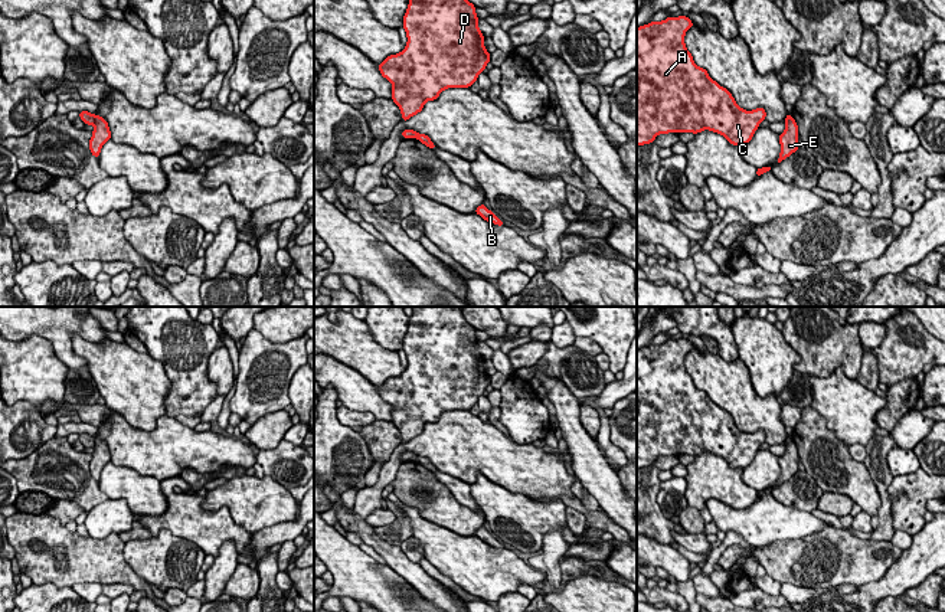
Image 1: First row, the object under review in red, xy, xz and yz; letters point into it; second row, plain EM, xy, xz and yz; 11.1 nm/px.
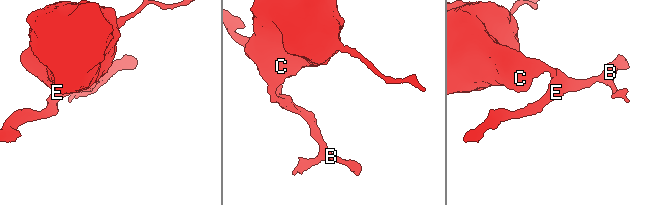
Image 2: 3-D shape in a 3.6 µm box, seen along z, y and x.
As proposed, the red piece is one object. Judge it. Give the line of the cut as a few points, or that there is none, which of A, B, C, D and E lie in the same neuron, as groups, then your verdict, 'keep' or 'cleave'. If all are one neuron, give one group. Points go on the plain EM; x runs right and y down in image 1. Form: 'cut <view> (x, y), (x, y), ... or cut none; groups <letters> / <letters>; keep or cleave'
cut xy (95, 438), (92, 447); groups A C D / B E; cleave

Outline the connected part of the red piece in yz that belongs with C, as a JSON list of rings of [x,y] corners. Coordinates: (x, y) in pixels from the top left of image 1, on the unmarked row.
[[[687,338],[637,350],[637,468],[654,465],[658,456],[703,452],[745,468],[765,444],[765,431],[742,432],[694,386],[684,367],[690,350]]]

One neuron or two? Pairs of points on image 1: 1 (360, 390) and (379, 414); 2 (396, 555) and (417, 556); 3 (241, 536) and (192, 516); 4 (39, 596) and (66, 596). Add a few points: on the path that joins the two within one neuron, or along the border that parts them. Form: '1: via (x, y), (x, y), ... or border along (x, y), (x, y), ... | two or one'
1: via (366, 396), (378, 408) | one
2: border along (399, 546), (411, 560), (418, 563) | two
3: via (229, 530), (203, 527) | one
4: via (46, 596), (59, 596) | one

